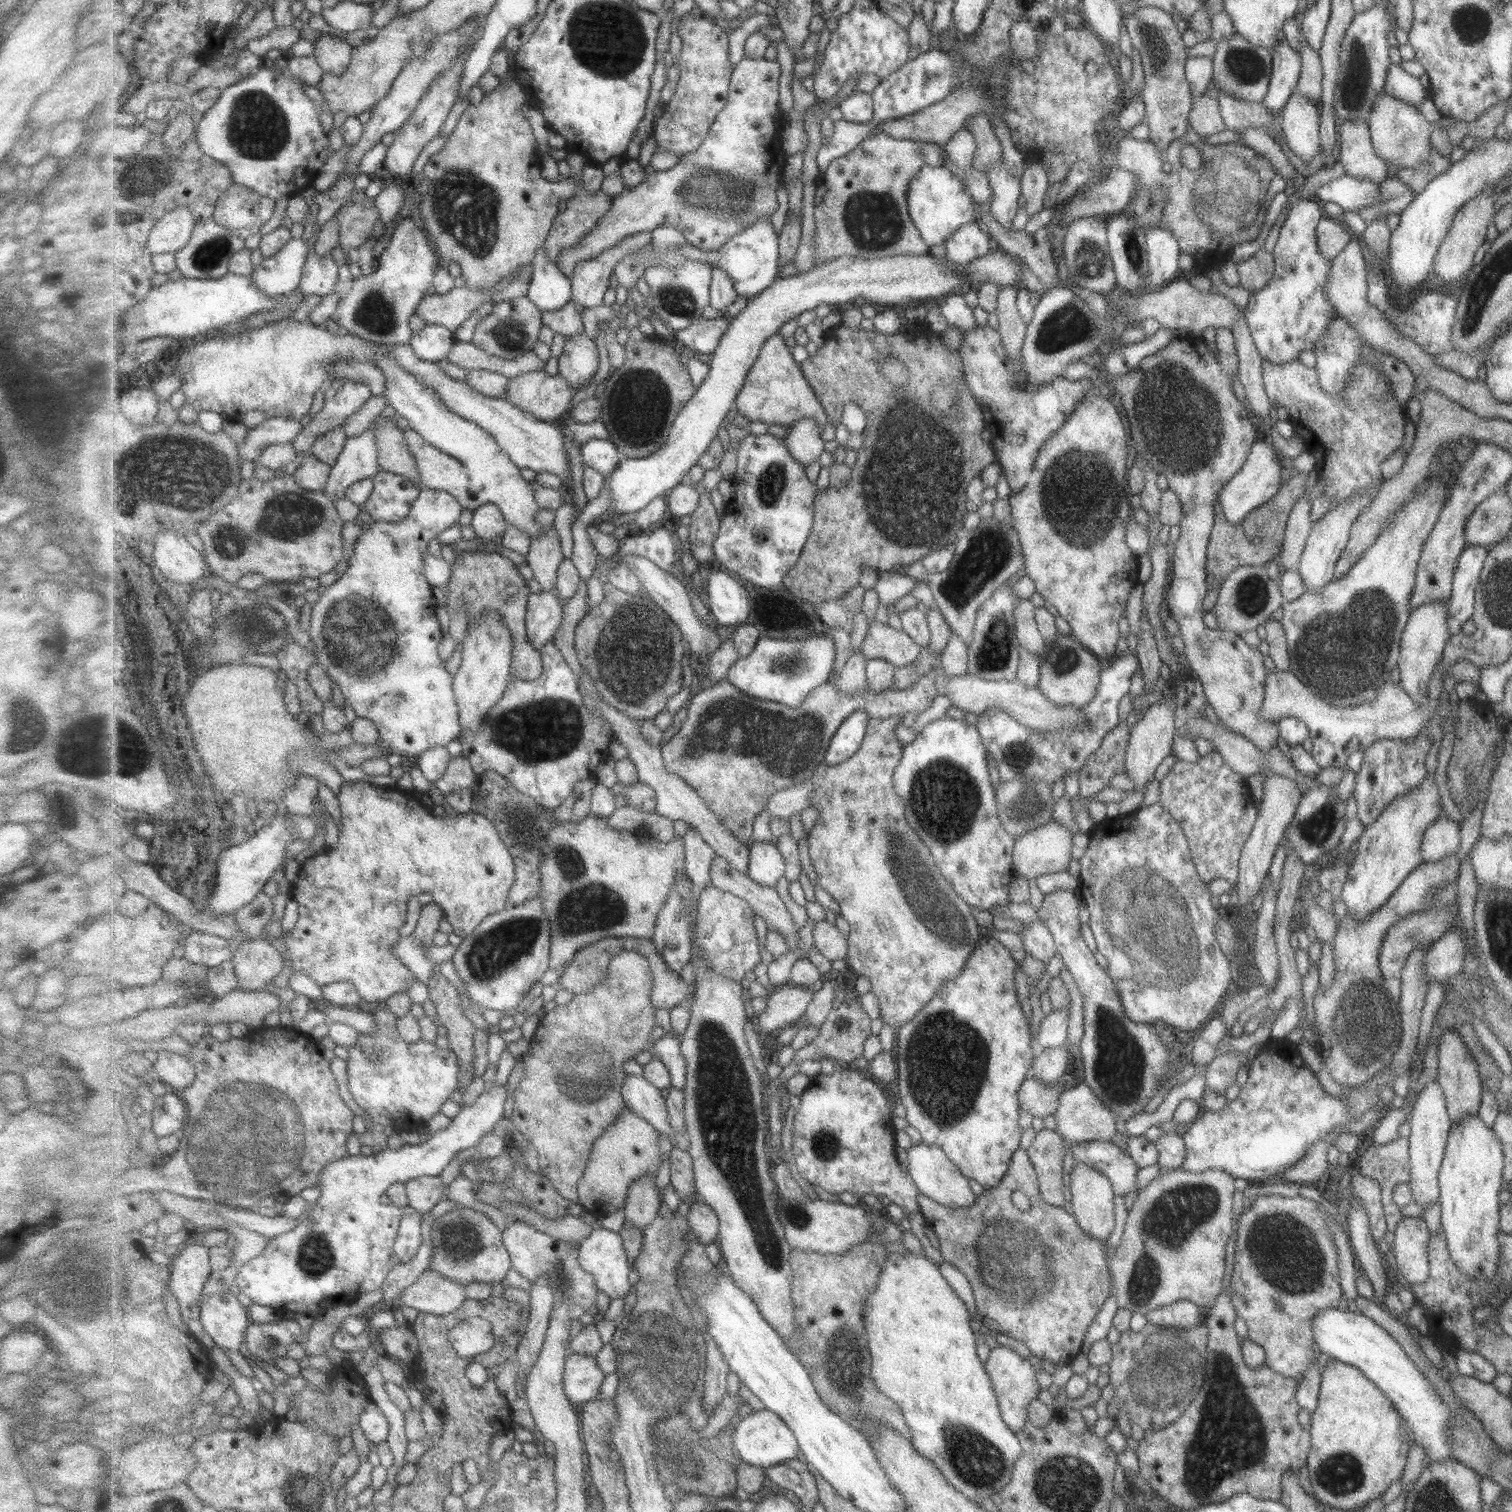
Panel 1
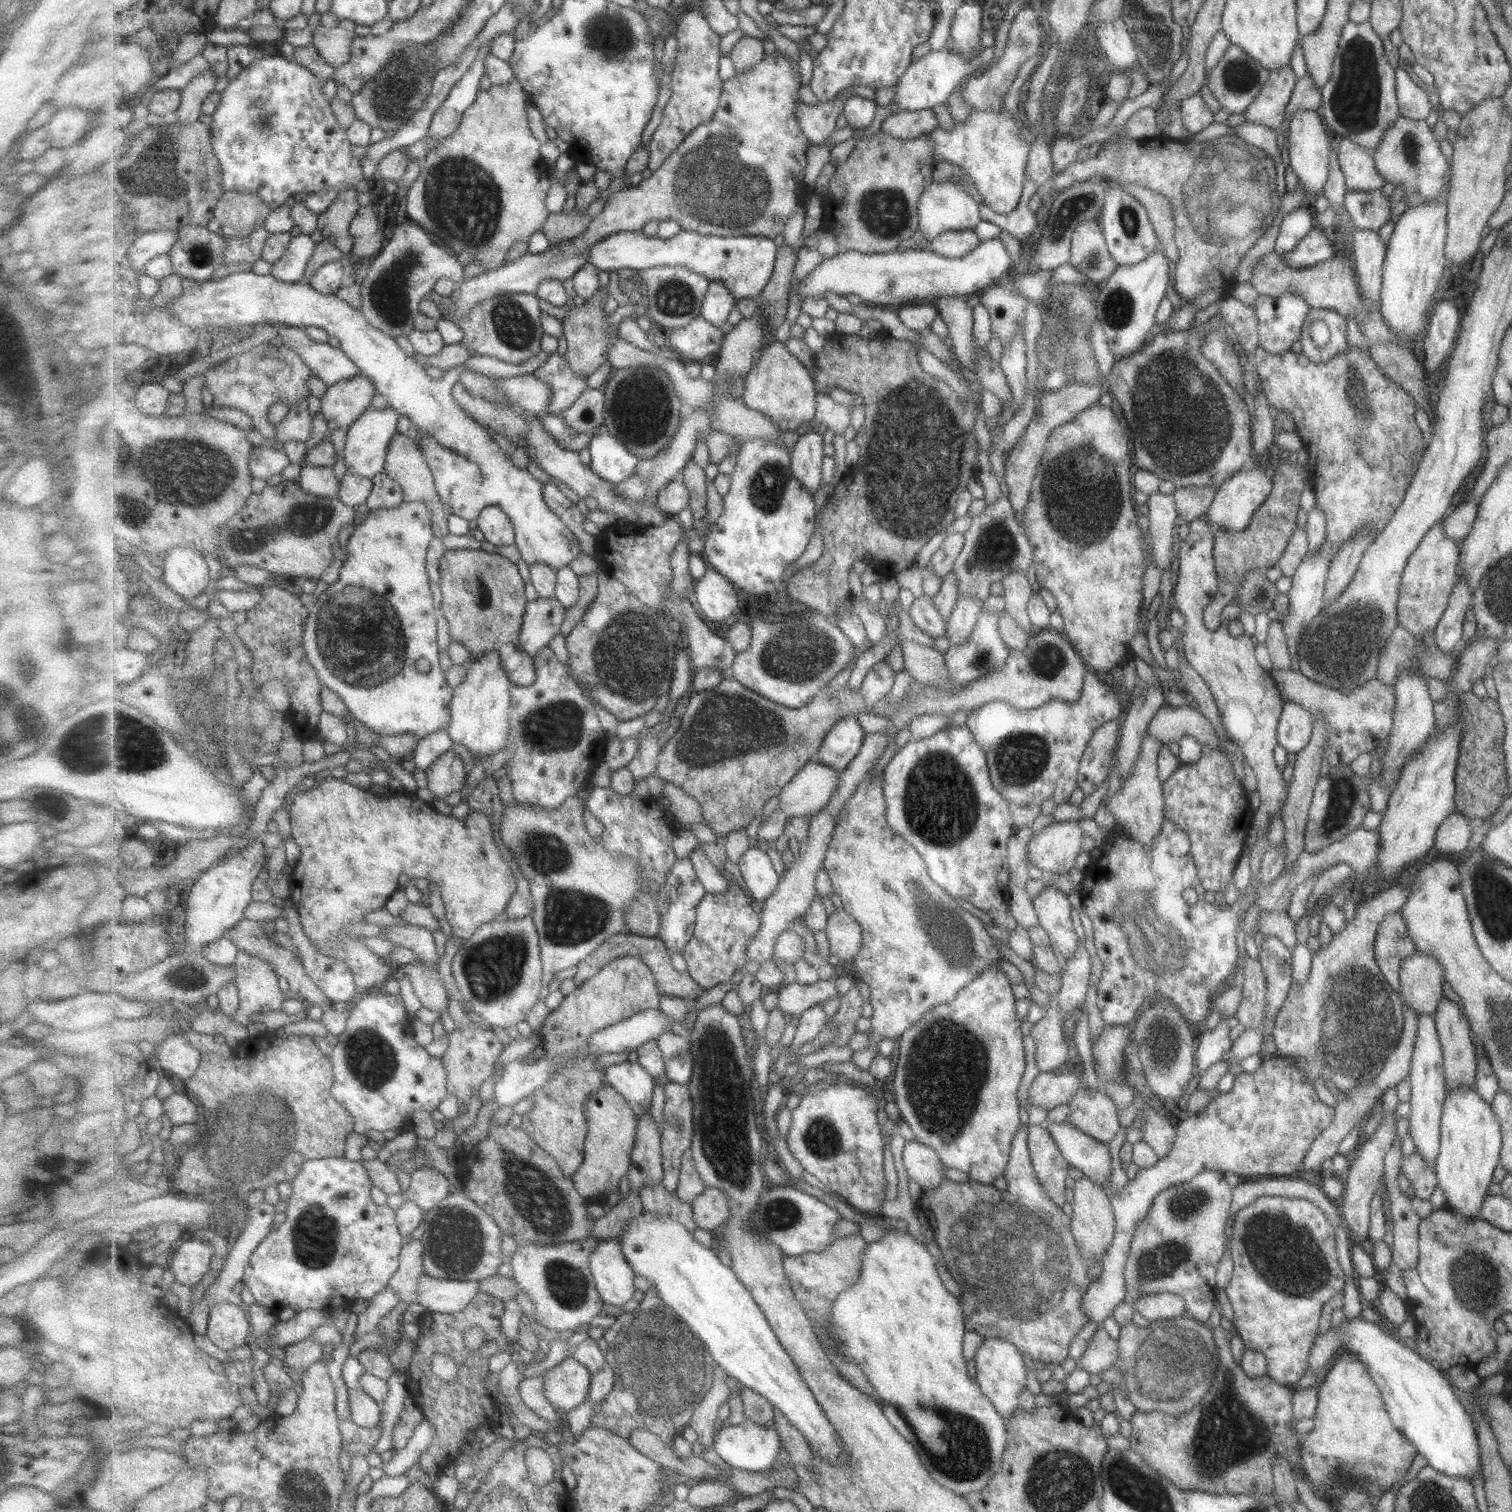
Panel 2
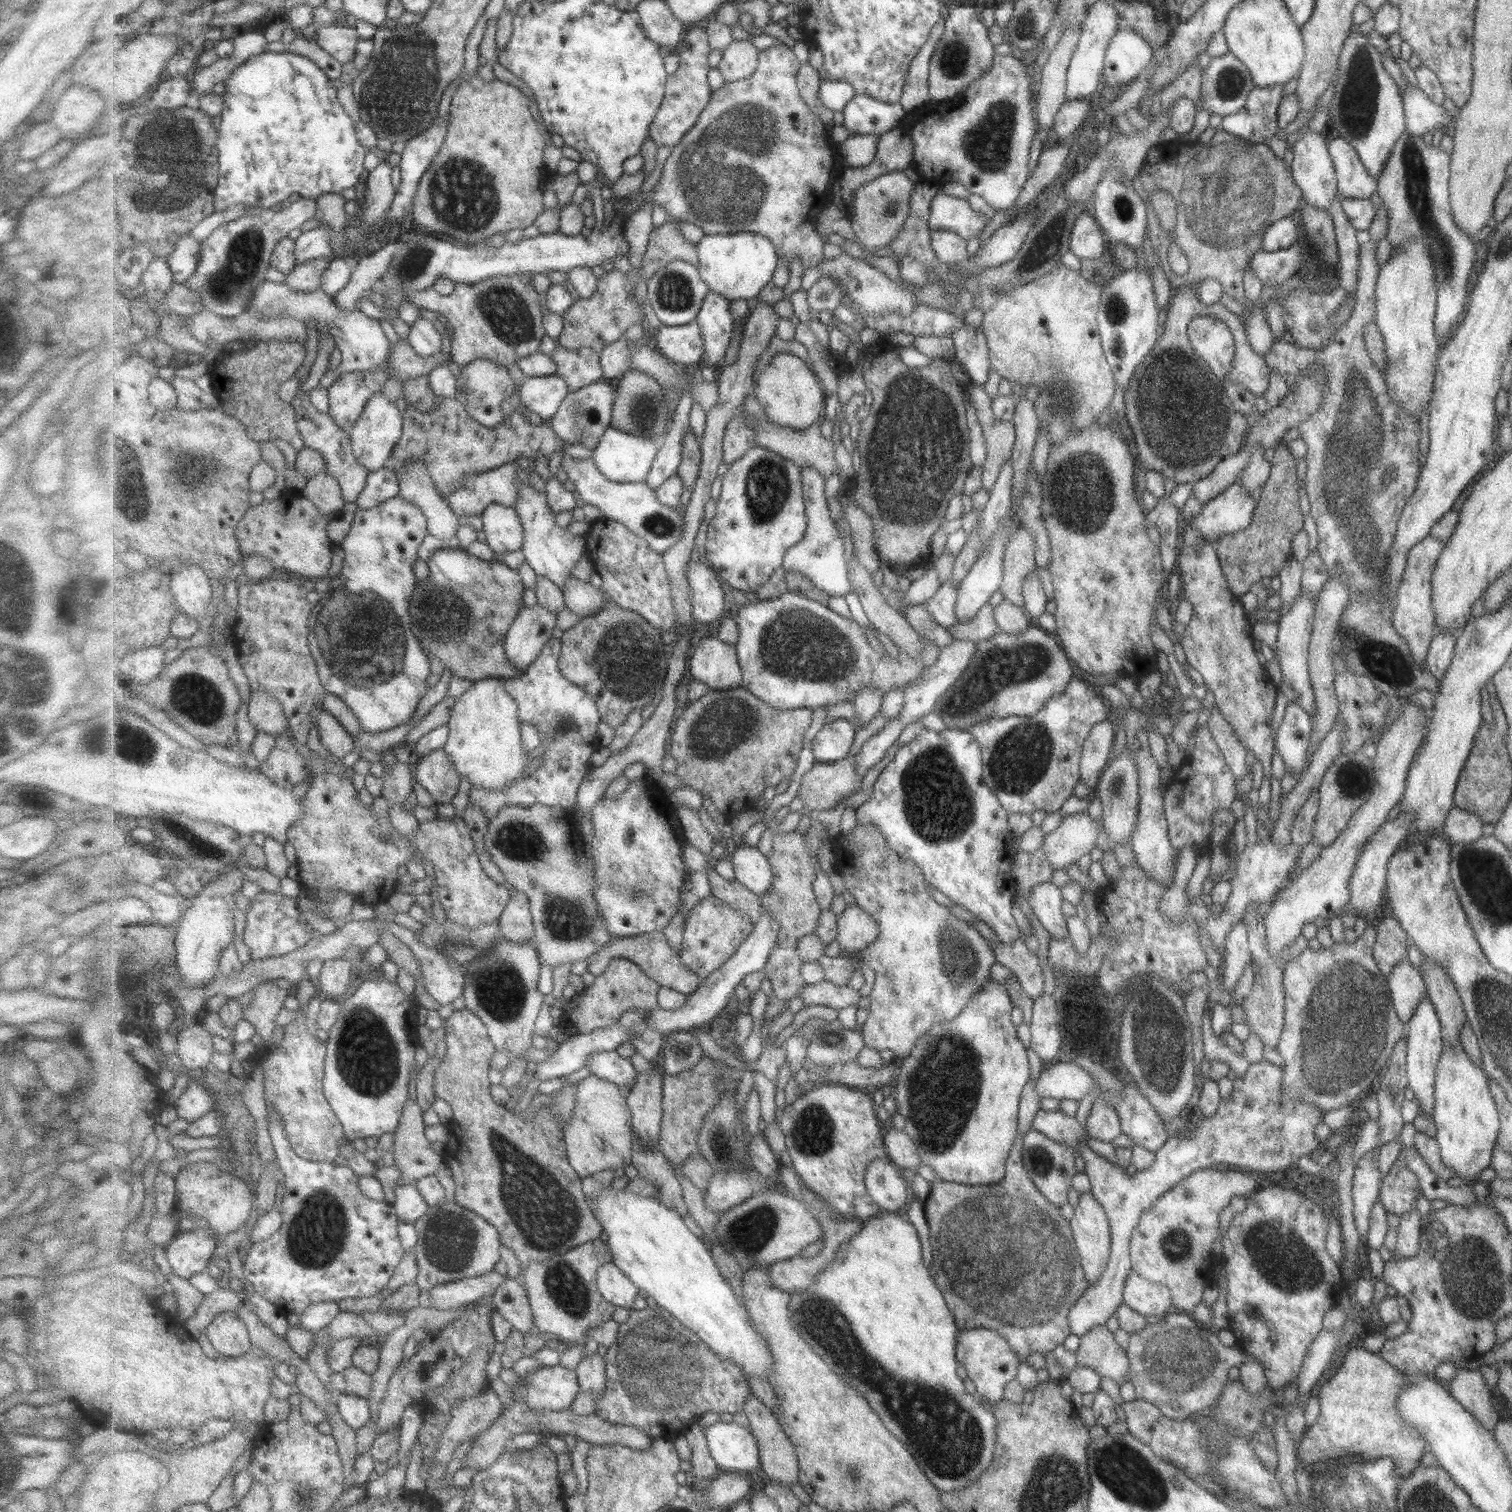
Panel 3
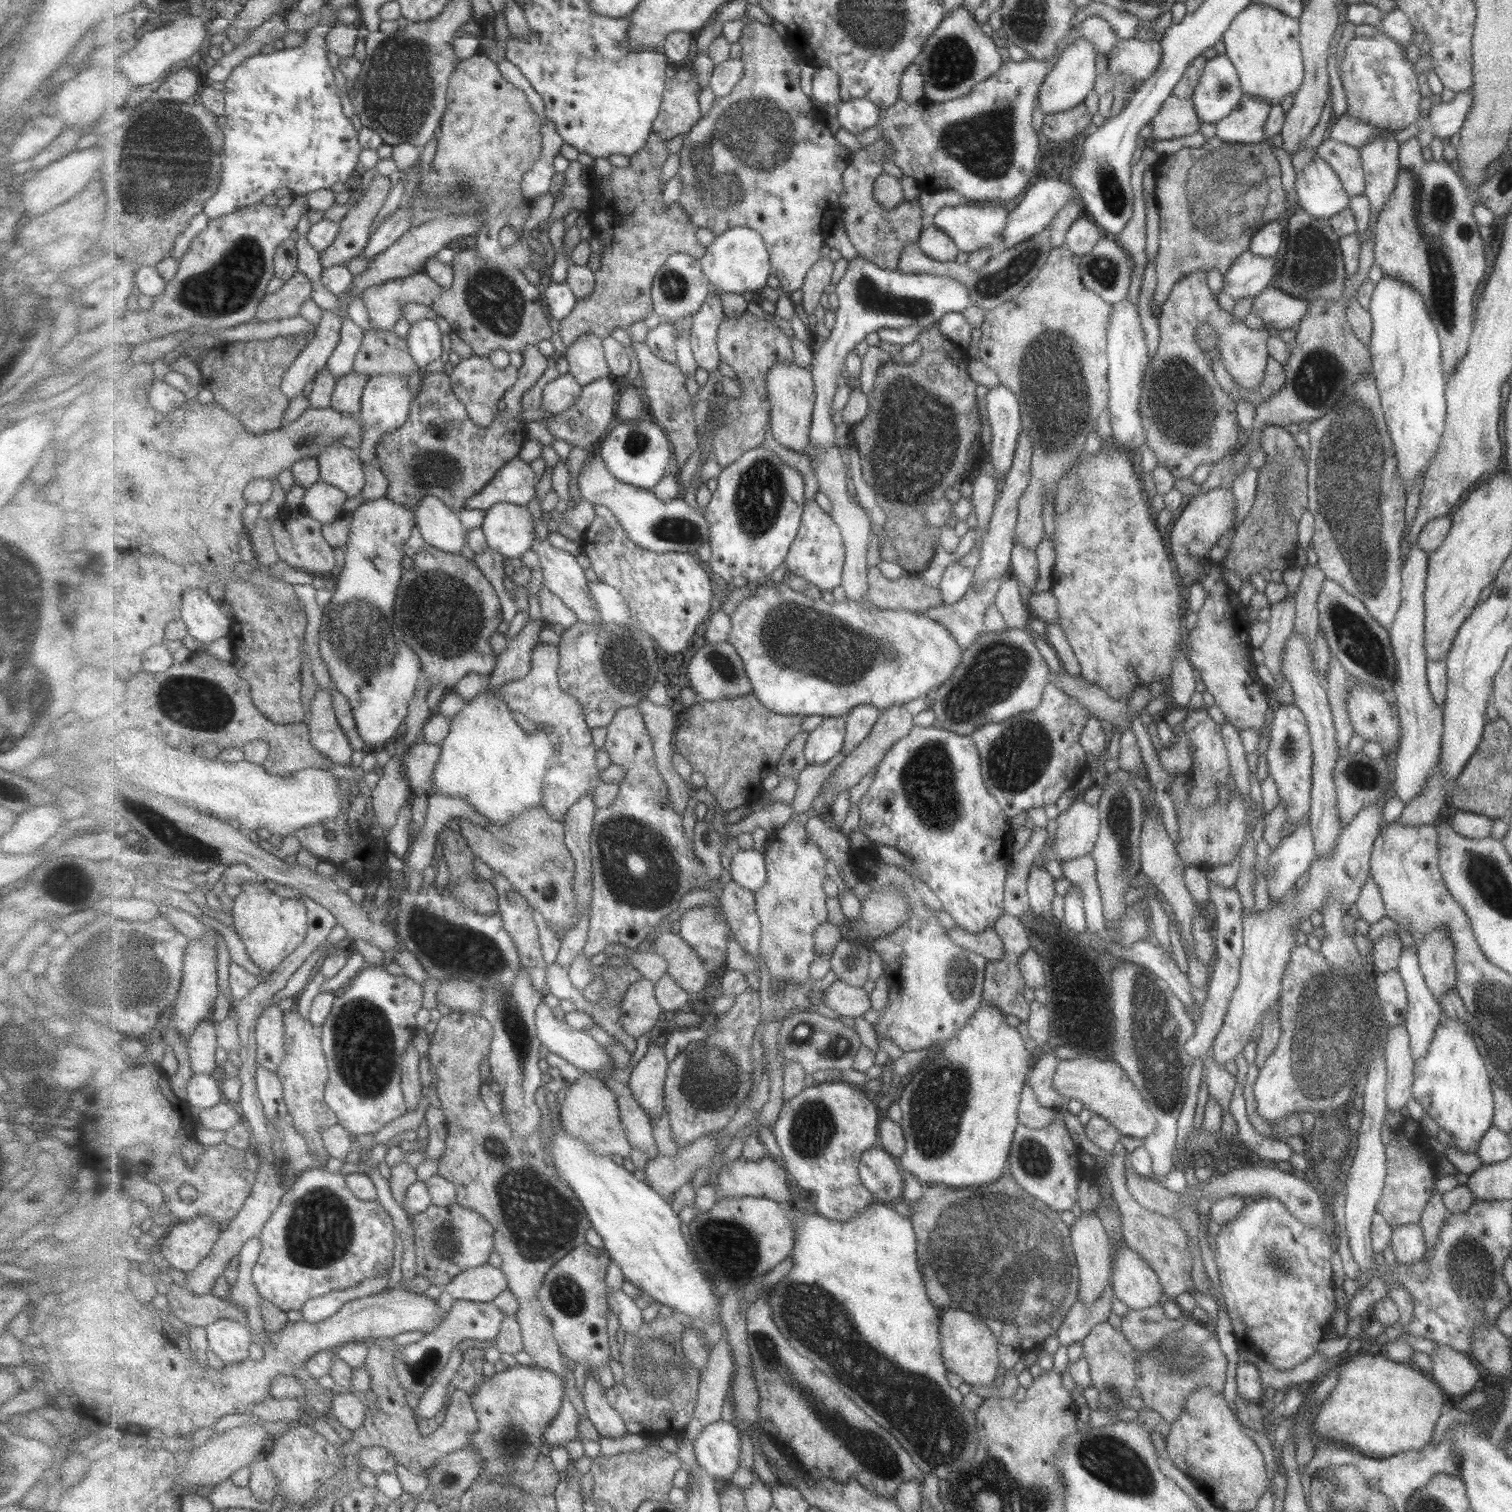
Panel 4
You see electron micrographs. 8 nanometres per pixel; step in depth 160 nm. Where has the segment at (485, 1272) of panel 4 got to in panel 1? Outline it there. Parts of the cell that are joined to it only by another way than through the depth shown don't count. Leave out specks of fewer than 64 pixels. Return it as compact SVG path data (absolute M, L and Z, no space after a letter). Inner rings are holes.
M431 1270L403 1290L398 1303L410 1306L419 1313L443 1316L463 1306L468 1299L464 1288L456 1281Z

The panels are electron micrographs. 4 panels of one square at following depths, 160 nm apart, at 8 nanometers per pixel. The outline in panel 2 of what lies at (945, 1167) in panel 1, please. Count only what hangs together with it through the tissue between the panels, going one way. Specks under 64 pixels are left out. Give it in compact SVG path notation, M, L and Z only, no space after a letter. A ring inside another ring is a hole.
M915 1140L907 1141L902 1157L908 1177L923 1191L939 1188L944 1180L948 1180L943 1172L946 1164L934 1148Z

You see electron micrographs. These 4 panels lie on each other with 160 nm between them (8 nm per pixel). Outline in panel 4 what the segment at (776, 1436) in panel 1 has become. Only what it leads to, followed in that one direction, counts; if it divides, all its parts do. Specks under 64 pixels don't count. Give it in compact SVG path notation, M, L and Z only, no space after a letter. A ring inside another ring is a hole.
M717 1421L693 1441L697 1464L727 1483L740 1466L742 1434L733 1421Z

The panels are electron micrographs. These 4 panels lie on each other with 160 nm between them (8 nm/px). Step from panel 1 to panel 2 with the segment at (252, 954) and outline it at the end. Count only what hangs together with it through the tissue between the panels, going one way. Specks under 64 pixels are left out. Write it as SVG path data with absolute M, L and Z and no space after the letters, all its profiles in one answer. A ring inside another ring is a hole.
M240 950L233 967L240 1005L232 1014L232 1020L247 1025L260 1016L261 1010L276 1011L282 1008L285 1000L279 988L280 976L268 962Z

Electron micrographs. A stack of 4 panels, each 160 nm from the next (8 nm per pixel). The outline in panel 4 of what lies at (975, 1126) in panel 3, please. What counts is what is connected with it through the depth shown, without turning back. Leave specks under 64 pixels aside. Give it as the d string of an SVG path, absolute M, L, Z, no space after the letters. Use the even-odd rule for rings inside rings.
M985 1003L980 1004L980 1010L973 1015L973 1018L960 1031L957 1031L955 1035L939 1045L941 1045L941 1048L934 1055L928 1056L928 1062L923 1064L915 1072L910 1082L901 1089L902 1095L897 1104L903 1114L903 1119L899 1123L904 1128L907 1150L903 1156L897 1157L897 1160L906 1176L916 1176L921 1182L927 1183L928 1186L947 1185L951 1188L967 1188L994 1183L1007 1171L1009 1147L1014 1138L1013 1130L1016 1130L1015 1126L1018 1126L1018 1120L1015 1120L1015 1108L1018 1108L1017 1102L1020 1102L1019 1092L1023 1092L1026 1085L1025 1078L1028 1078L1027 1074L1030 1073L1029 1054L1023 1048L1023 1040L1021 1040L1019 1032L1015 1030L1015 1027L1007 1024L1007 1015L1001 1012L997 1006Z

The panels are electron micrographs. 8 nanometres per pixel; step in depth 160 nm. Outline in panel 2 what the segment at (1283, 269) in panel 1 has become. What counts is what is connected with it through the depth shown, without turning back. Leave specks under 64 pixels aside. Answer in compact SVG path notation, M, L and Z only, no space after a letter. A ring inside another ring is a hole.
M1295 209L1286 214L1279 223L1278 234L1275 237L1274 252L1281 256L1291 253L1297 242L1314 227L1314 213L1312 209ZM1297 294L1281 296L1257 296L1253 311L1257 317L1258 347L1269 354L1281 354L1295 340L1309 313L1309 306Z

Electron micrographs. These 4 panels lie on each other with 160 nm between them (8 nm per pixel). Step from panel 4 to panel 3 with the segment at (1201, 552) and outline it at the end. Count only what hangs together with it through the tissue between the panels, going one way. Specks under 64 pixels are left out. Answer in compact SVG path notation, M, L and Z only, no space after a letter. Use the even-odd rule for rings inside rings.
M1233 483L1202 504L1199 515L1185 524L1199 532L1204 541L1213 542L1249 526L1255 505L1256 498L1239 483Z

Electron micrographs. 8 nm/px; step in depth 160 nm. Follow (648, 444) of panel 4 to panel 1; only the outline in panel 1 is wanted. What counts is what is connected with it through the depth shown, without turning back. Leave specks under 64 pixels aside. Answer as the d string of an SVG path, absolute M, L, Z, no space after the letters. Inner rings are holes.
M593 439L582 446L586 466L598 470L606 477L619 467L621 456L619 448L612 440Z

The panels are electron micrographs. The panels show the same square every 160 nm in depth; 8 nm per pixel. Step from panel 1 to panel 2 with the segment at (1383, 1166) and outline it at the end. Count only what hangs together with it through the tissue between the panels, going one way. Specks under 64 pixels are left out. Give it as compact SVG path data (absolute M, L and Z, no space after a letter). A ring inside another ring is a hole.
M1415 1151L1401 1158L1400 1174L1407 1178L1415 1197L1427 1201L1436 1185L1434 1167L1427 1166Z

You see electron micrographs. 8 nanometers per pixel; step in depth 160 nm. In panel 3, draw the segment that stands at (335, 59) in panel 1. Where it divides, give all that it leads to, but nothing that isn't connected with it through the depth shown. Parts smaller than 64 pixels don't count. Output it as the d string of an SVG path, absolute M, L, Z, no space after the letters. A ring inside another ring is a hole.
M344 23L327 24L316 29L316 42L342 65L356 59L361 39L355 27Z

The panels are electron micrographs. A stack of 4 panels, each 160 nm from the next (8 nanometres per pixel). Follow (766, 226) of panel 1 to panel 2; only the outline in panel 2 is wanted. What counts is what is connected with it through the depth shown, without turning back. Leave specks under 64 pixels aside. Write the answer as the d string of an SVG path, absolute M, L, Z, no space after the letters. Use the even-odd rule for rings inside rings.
M643 230L621 232L593 245L589 261L598 271L606 273L621 269L637 272L658 267L685 267L720 281L737 300L759 298L773 277L779 249L775 240L767 236L702 236L699 232L683 231L671 240L647 237Z

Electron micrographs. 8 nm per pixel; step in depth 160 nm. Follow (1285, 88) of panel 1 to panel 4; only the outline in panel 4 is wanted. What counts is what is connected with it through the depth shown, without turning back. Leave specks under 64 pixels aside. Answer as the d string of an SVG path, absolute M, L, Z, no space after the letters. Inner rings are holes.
M1243 95L1227 116L1215 125L1215 136L1225 142L1245 144L1267 144L1271 147L1271 137L1266 137L1263 123L1272 104L1249 95Z

